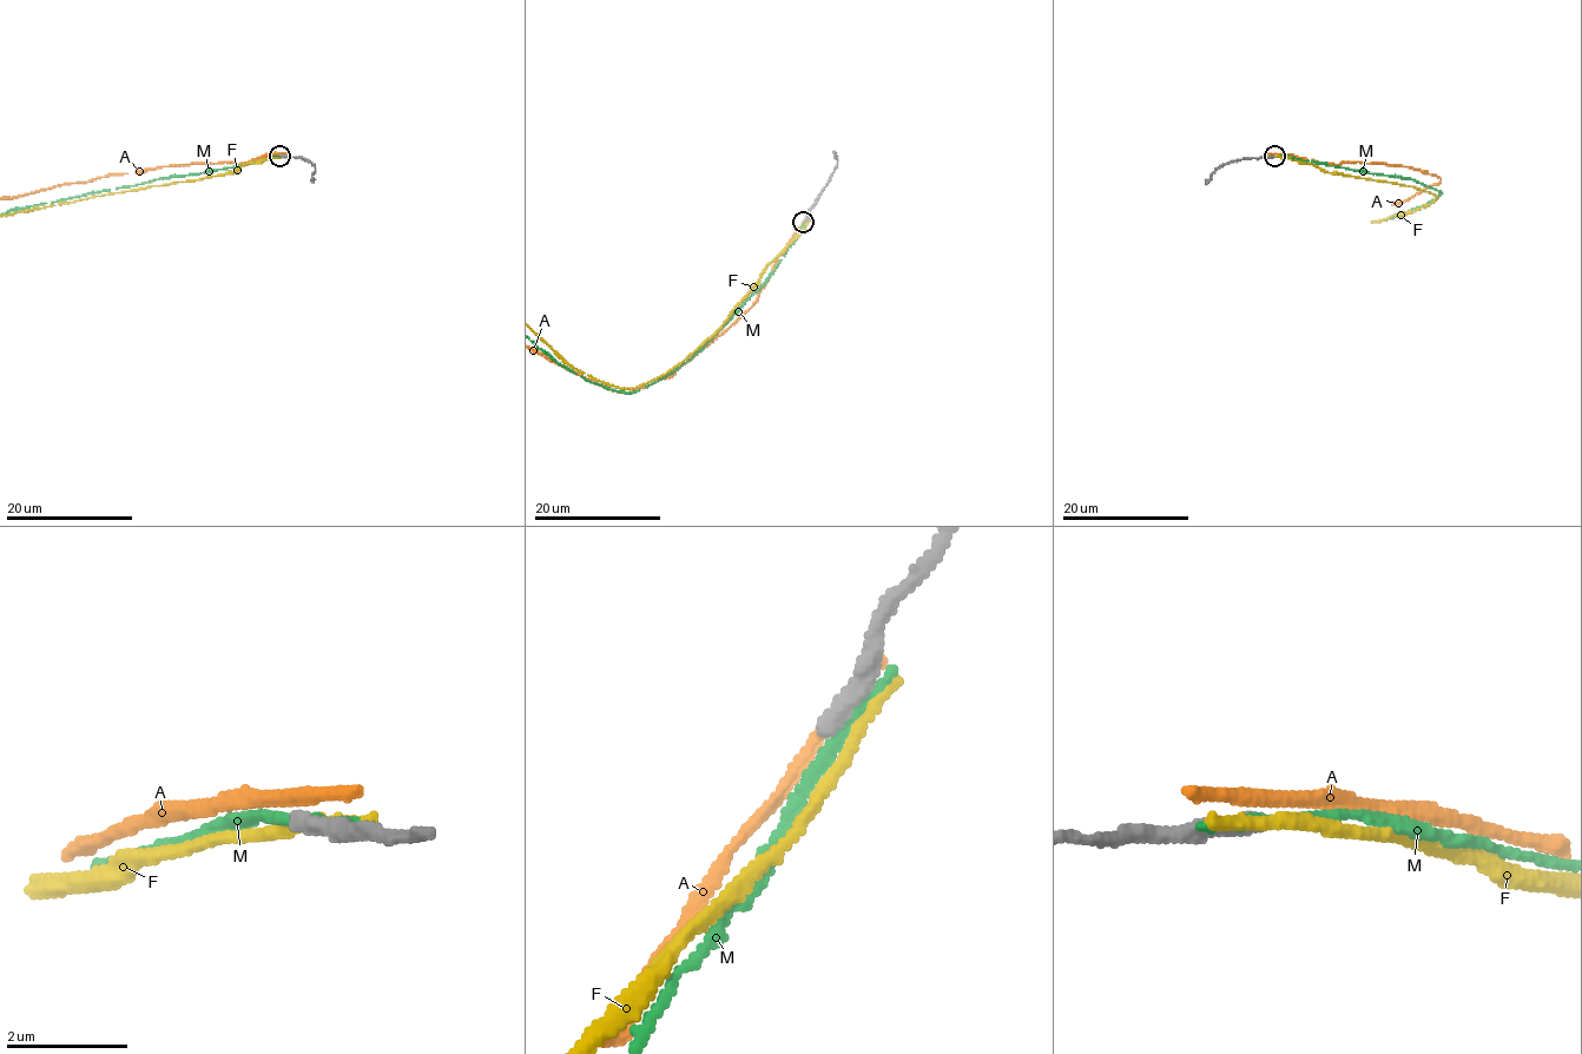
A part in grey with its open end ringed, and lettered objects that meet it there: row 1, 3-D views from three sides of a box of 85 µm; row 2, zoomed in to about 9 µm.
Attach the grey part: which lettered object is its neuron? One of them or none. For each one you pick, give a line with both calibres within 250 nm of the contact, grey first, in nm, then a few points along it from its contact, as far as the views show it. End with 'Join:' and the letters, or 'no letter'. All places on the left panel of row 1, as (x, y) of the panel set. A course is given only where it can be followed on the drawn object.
Join: no letter

